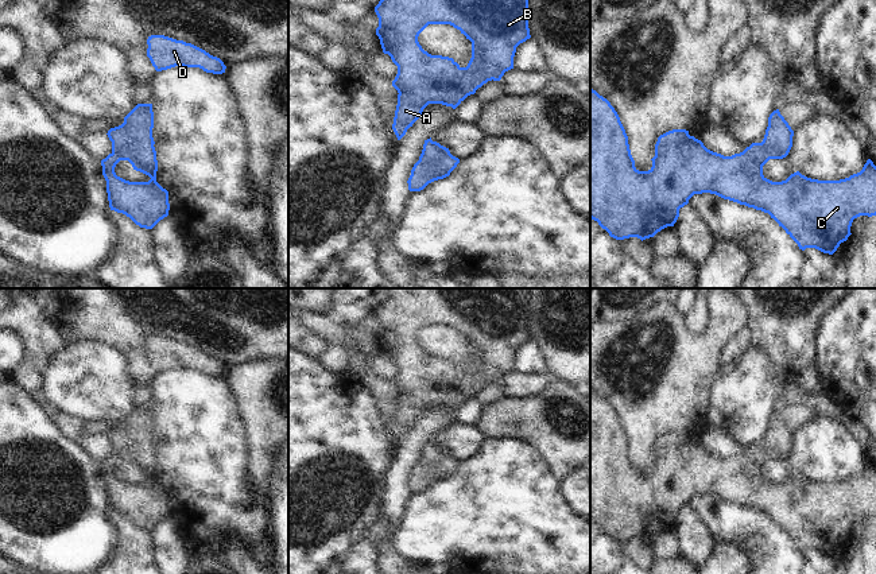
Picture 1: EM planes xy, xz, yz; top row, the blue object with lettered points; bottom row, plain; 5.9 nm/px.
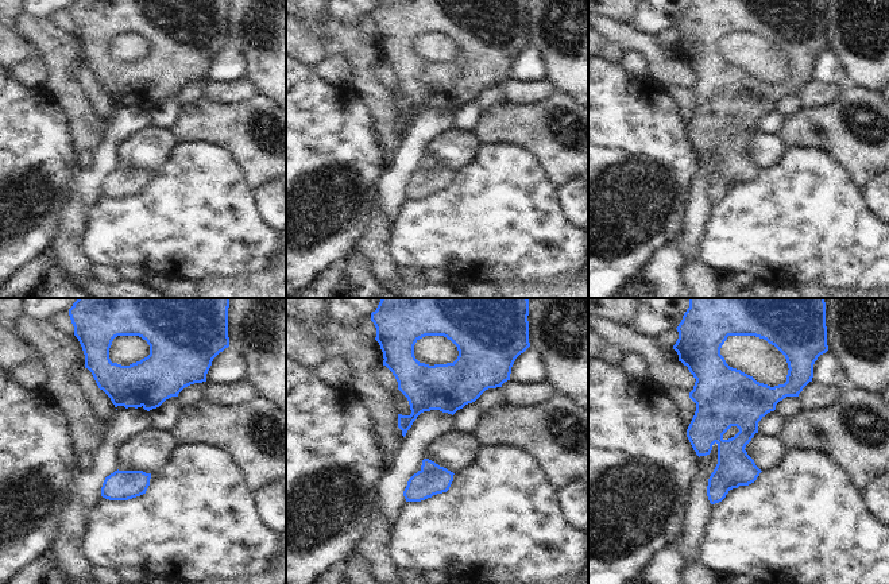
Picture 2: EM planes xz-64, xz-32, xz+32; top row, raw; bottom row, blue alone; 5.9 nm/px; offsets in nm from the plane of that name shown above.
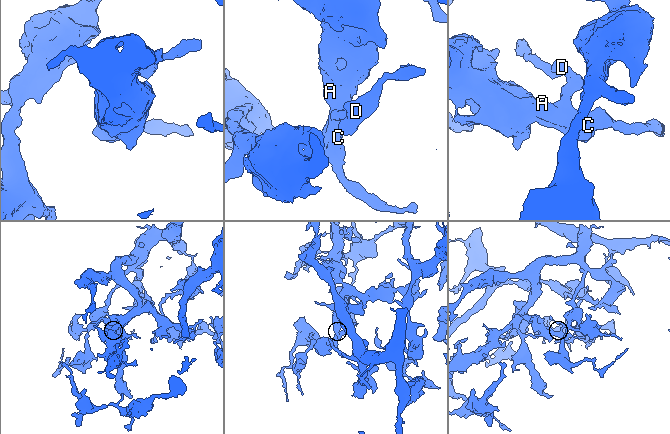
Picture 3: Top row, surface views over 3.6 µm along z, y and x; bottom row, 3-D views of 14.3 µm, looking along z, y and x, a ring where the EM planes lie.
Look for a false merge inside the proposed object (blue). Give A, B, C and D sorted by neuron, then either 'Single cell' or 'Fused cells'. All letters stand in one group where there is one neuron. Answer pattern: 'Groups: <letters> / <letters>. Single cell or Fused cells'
Groups: A B C D. Single cell.

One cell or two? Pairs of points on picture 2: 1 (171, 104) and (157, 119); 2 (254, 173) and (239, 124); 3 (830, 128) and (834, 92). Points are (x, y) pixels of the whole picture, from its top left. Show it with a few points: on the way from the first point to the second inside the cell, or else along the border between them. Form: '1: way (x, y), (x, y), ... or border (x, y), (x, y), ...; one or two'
1: way (167, 108), (161, 115); one
2: way (254, 161), (251, 136); one
3: border (845, 85), (833, 100), (822, 105), (801, 107); two

